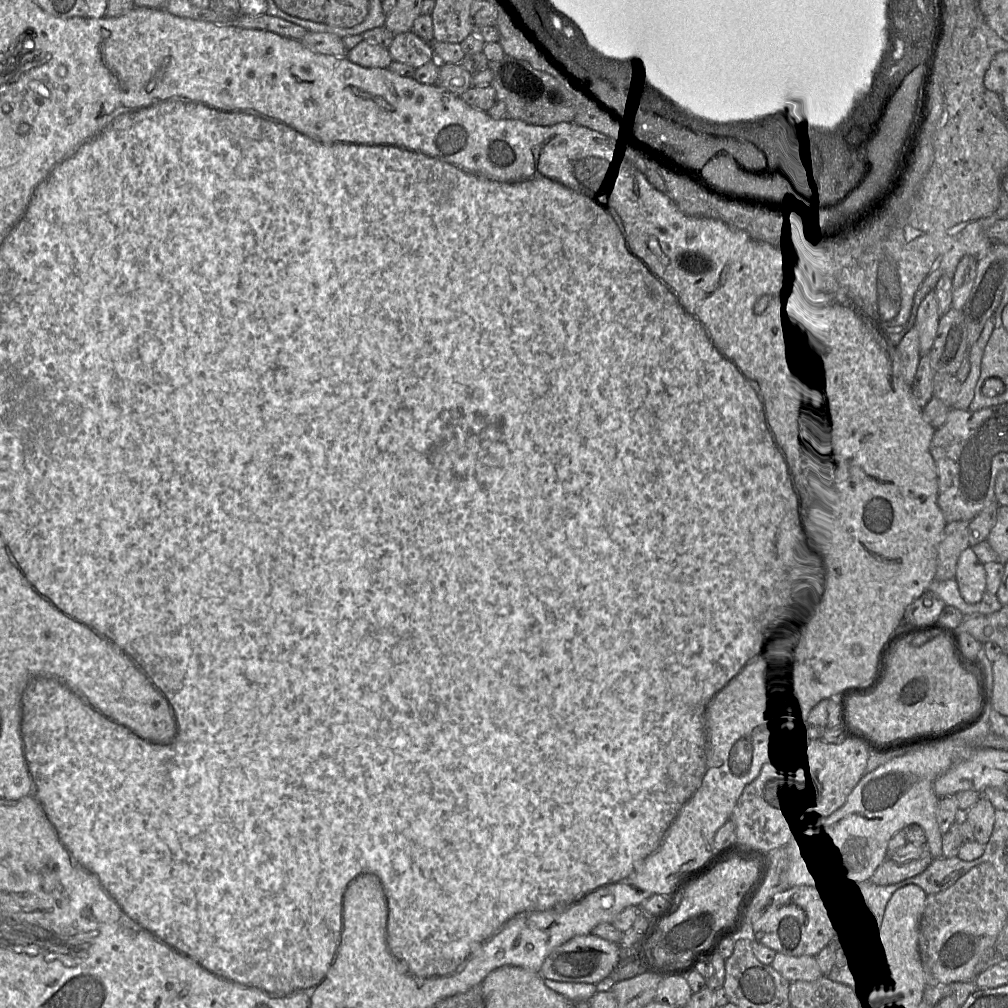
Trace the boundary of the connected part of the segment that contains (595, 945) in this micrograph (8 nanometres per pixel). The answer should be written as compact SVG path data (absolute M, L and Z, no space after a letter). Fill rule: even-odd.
M593 934L578 935L555 948L544 960L539 974L559 982L591 983L600 987L621 960L621 947Z

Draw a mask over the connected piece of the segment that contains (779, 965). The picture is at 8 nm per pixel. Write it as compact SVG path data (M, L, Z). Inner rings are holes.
M777 952L771 966L789 982L797 980L814 981L822 977L815 956L789 956Z

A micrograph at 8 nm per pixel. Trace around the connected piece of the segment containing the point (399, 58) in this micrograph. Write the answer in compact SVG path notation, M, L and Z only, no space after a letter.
M413 30L395 35L388 51L392 61L408 64L415 69L435 59L430 43Z

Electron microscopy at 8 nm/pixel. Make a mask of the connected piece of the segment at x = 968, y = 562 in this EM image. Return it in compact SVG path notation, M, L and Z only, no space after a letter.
M971 547L964 549L957 561L955 579L963 600L978 603L986 589L986 571Z

